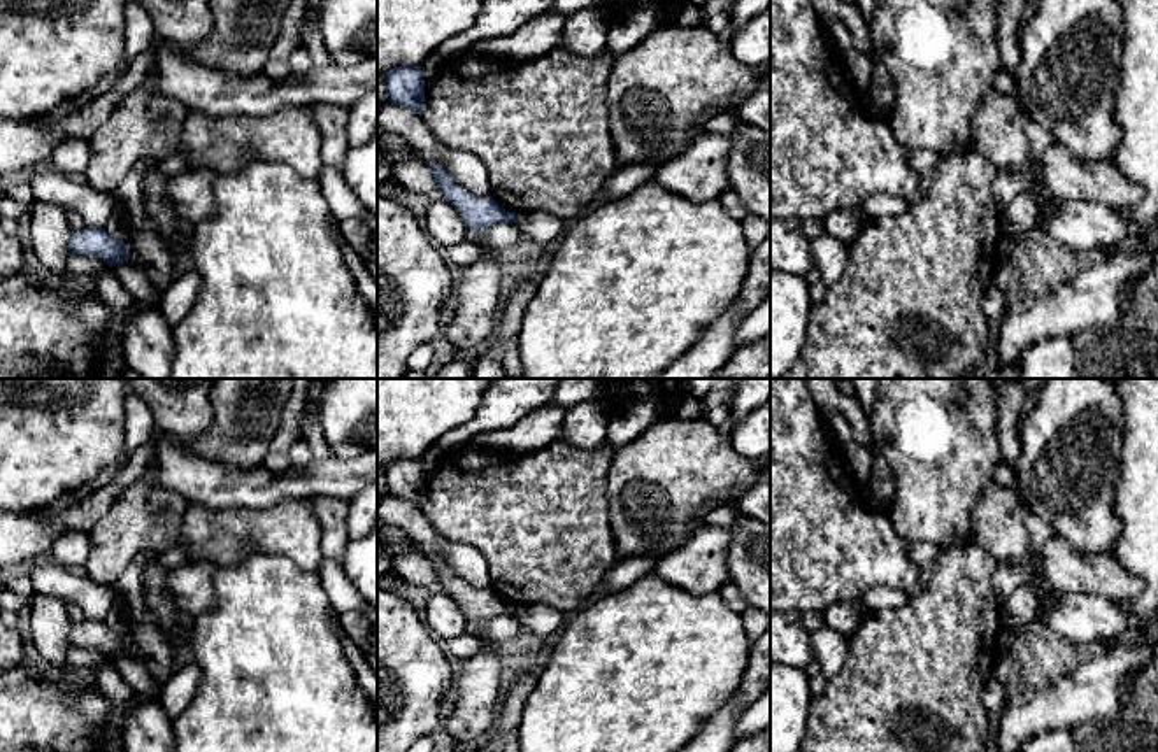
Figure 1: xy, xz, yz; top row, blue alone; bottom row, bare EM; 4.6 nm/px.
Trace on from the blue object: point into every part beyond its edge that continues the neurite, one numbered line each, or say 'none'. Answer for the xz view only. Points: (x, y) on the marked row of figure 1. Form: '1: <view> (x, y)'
1: xz (478, 286)

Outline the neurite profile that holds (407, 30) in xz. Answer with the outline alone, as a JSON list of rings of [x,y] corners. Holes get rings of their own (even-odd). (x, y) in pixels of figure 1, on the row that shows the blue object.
[[[377,0],[377,74],[423,61],[447,39],[468,30],[484,0]]]

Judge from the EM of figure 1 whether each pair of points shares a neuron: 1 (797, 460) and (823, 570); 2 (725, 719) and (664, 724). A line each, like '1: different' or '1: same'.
1: same
2: different

